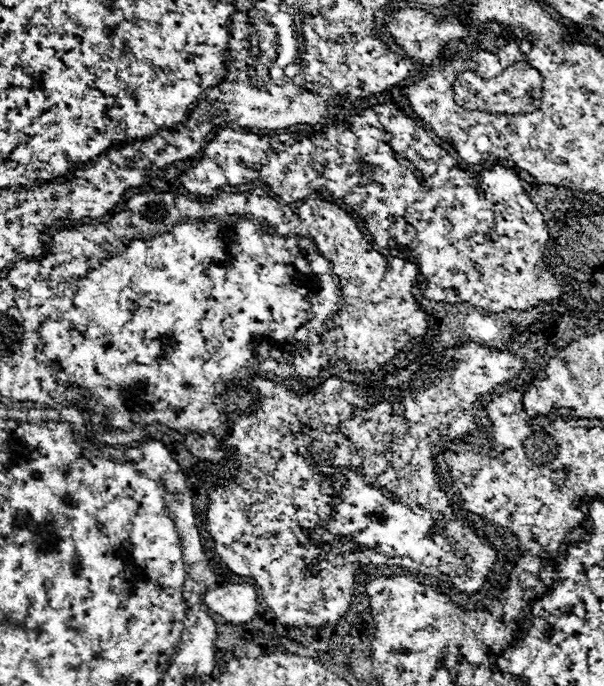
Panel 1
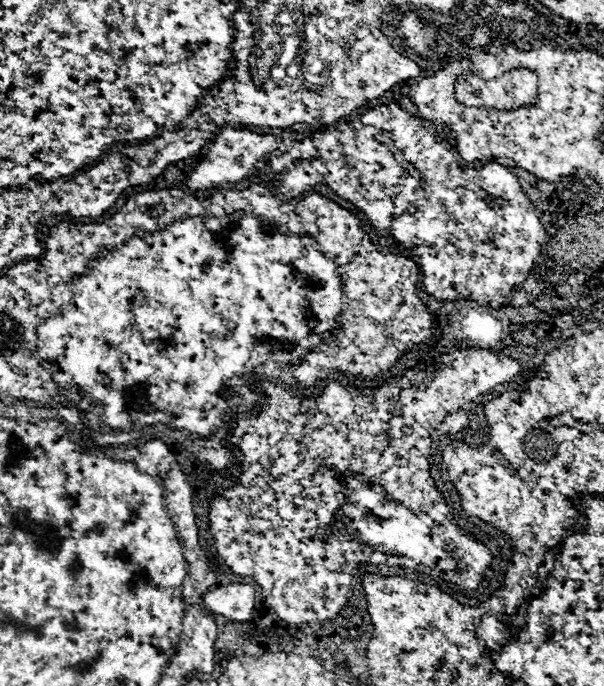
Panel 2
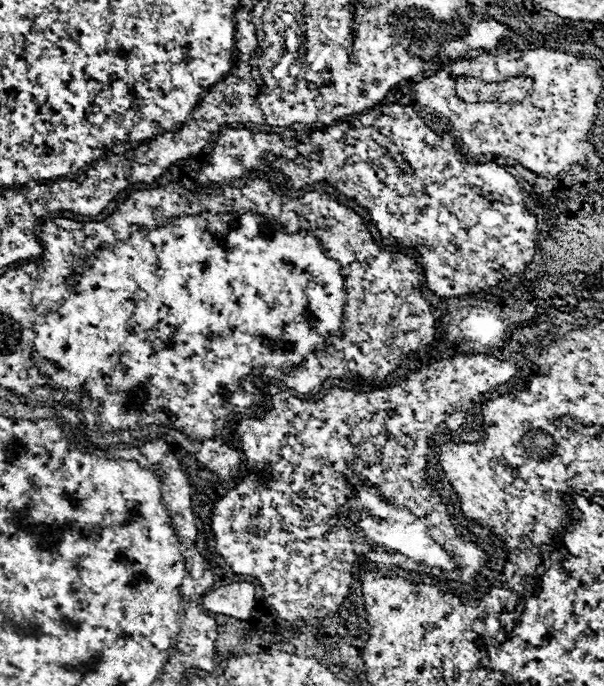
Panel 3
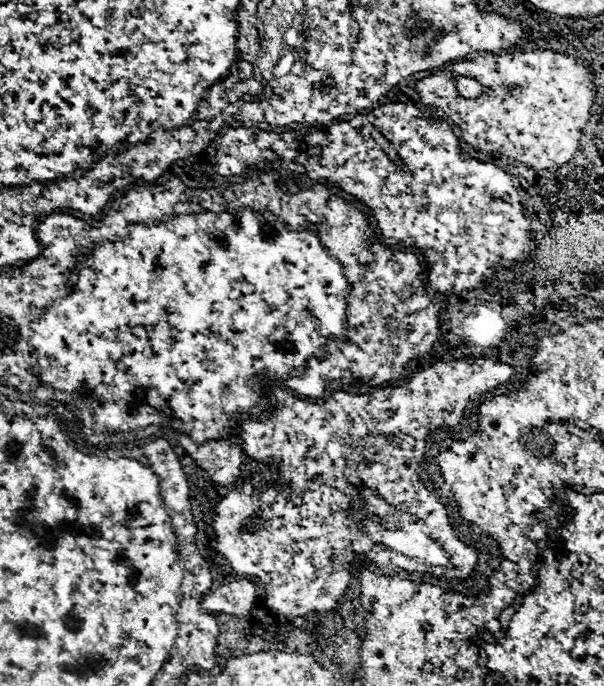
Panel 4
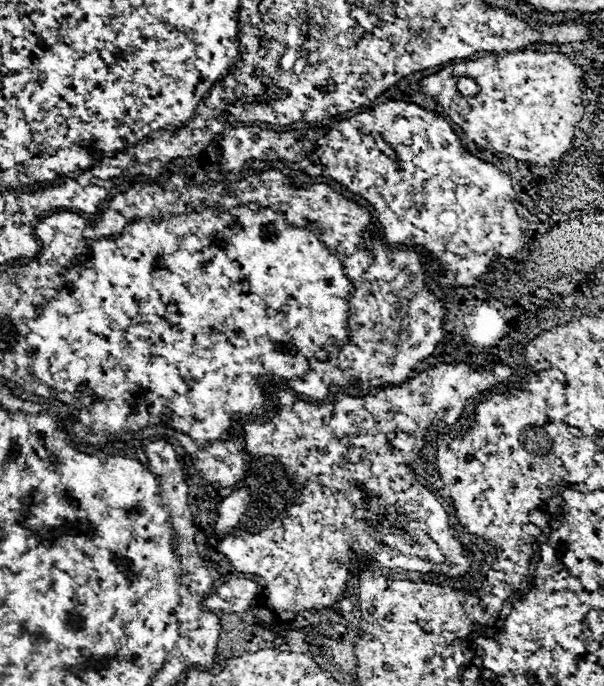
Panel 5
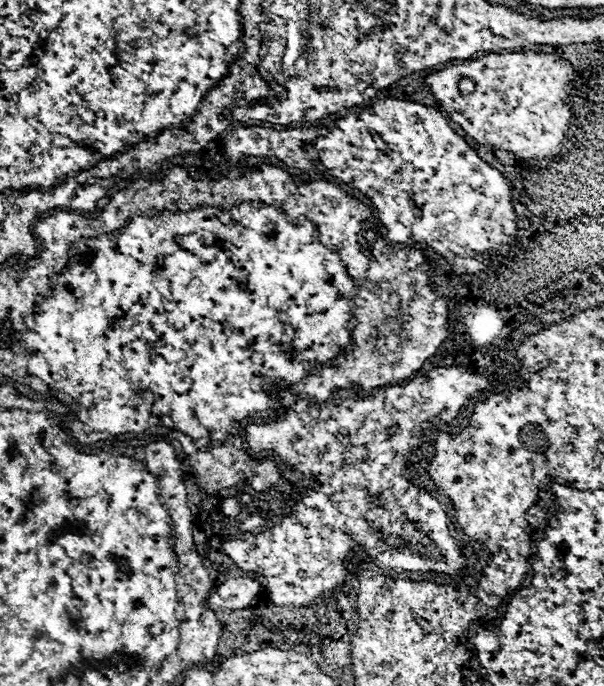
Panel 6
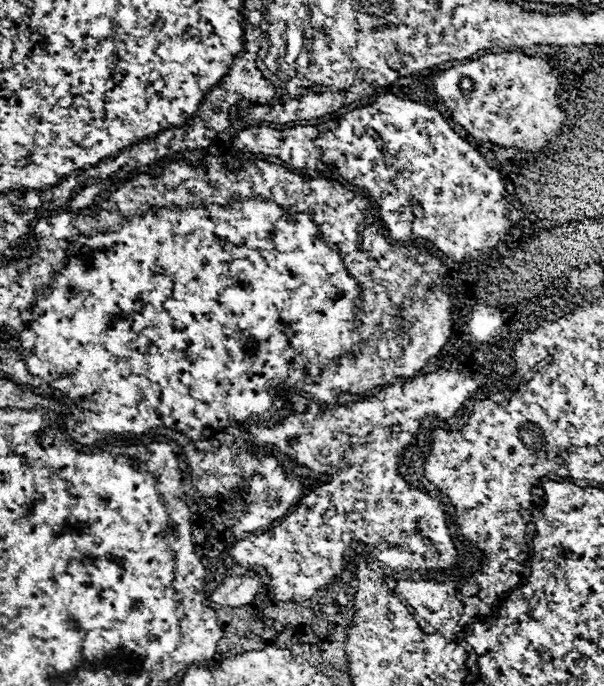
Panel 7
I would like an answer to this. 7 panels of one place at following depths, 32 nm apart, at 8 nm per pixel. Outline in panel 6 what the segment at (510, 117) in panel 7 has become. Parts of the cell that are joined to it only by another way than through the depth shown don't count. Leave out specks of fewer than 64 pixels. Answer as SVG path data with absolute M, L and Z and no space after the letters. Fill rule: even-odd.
M486 53L476 60L465 60L458 66L430 74L426 84L446 108L450 120L460 124L474 142L510 150L520 160L546 162L548 158L560 156L560 148L570 130L568 122L572 112L568 96L578 96L576 86L572 86L576 76L578 72L566 60L558 58L558 54ZM458 82L466 96L458 90Z

